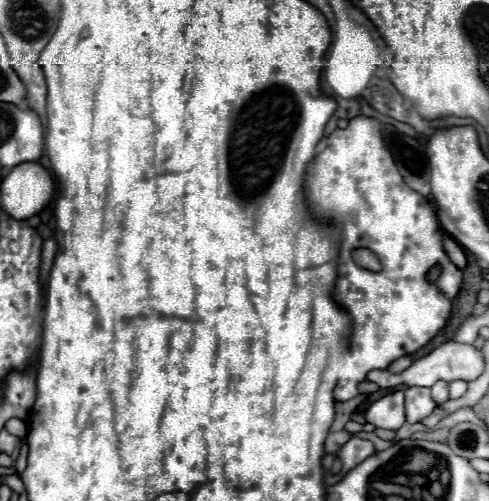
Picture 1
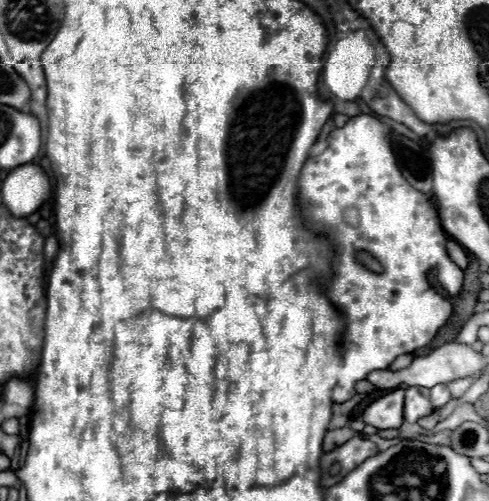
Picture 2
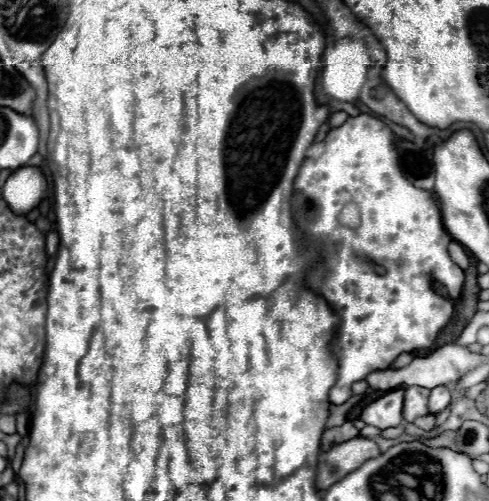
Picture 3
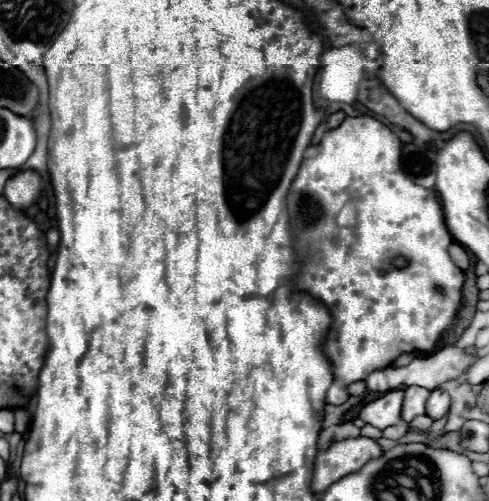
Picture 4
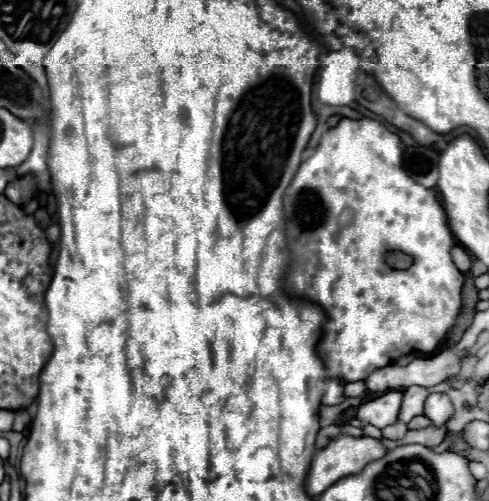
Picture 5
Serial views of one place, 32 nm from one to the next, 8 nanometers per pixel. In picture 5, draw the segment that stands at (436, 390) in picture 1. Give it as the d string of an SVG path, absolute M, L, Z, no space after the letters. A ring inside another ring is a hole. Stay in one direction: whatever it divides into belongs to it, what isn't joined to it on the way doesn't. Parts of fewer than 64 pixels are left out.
M428 394L424 402L424 416L434 426L444 426L454 414L454 406L446 394Z

